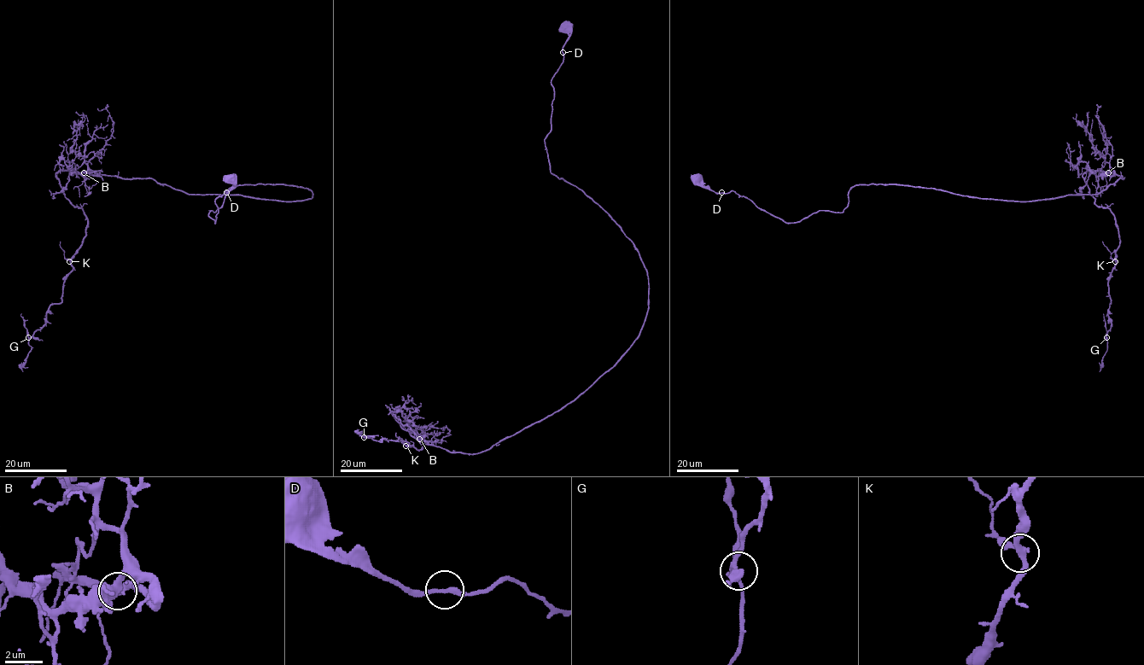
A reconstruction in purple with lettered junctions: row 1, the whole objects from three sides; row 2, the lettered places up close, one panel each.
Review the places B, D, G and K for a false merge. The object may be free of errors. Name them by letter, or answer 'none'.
none

